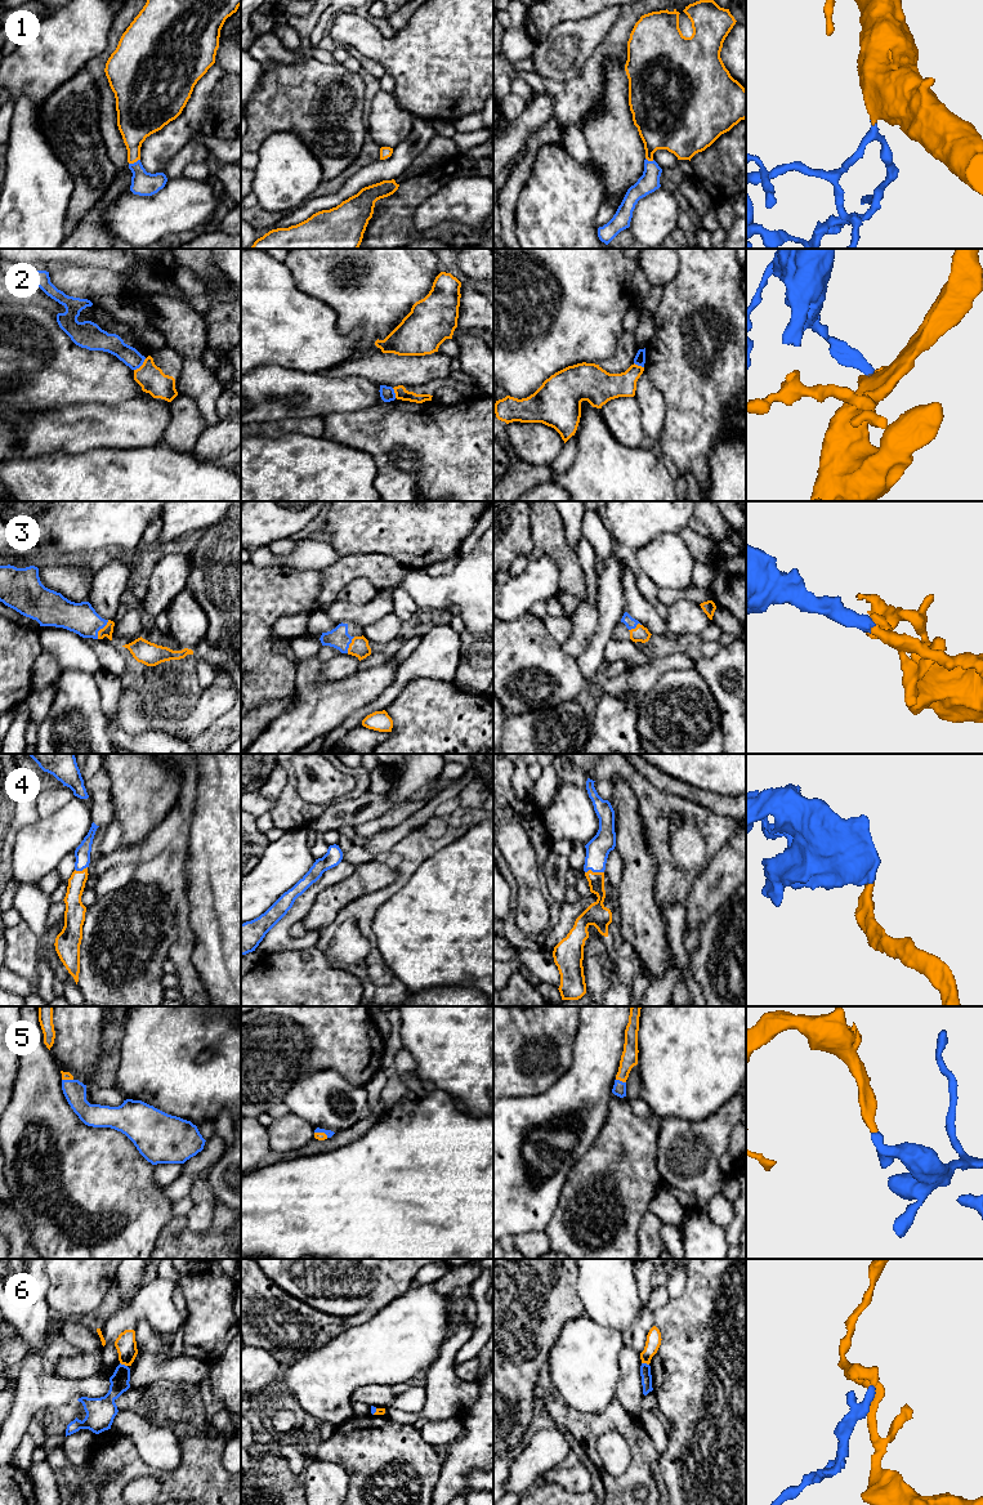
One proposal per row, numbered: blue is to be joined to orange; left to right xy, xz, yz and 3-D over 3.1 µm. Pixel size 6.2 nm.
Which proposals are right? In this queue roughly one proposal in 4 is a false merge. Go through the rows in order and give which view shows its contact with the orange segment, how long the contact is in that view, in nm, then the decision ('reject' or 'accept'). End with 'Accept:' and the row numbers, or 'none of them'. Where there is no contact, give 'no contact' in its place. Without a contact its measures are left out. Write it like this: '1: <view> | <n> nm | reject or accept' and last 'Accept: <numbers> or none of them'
1: xy | 80 nm | accept
2: xy | 110 nm | reject
3: xy | 140 nm | accept
4: yz | 120 nm | accept
5: yz | 70 nm | accept
6: xy | 50 nm | reject
Accept: 1, 3, 4, 5

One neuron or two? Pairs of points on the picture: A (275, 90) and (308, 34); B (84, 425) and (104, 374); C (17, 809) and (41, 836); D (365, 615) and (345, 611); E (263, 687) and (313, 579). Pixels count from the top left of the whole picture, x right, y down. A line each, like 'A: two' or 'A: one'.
A: two
B: two
C: two
D: one
E: one

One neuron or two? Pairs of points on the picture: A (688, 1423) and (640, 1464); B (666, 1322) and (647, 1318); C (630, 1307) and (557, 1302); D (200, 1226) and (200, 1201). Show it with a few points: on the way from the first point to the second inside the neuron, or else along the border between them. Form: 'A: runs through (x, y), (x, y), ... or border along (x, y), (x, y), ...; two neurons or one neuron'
A: border along (658, 1454), (655, 1464); two neurons
B: border along (652, 1312), (655, 1325); two neurons
C: border along (576, 1273), (576, 1293), (585, 1313); two neurons
D: runs through (200, 1219), (200, 1207); one neuron

